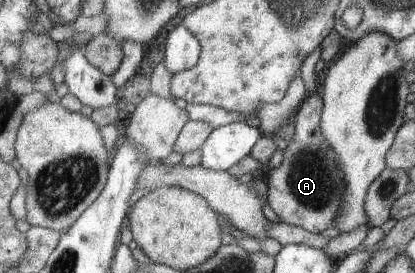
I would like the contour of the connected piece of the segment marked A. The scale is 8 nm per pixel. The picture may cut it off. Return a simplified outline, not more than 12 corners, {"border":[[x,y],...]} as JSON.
{"border":[[312,94],[270,170],[281,222],[319,234],[335,225],[345,184]]}

